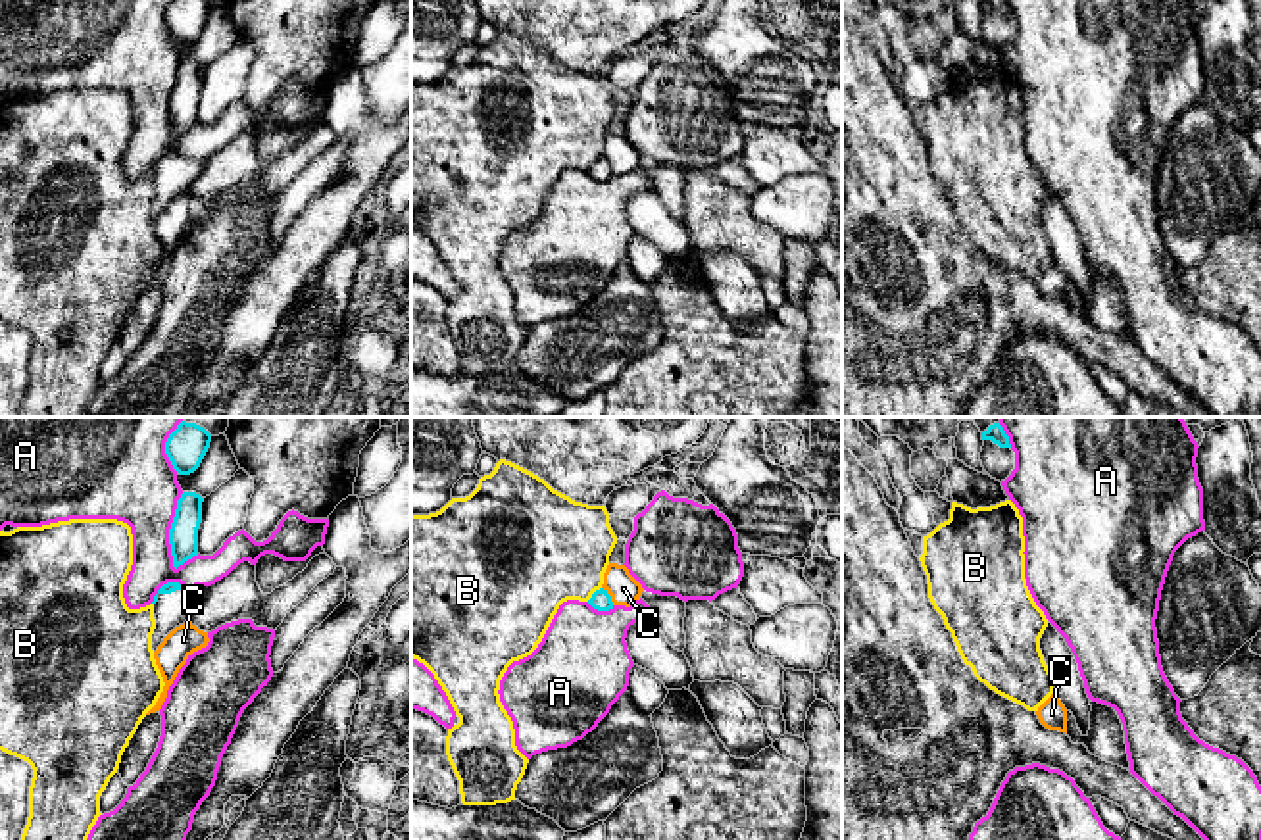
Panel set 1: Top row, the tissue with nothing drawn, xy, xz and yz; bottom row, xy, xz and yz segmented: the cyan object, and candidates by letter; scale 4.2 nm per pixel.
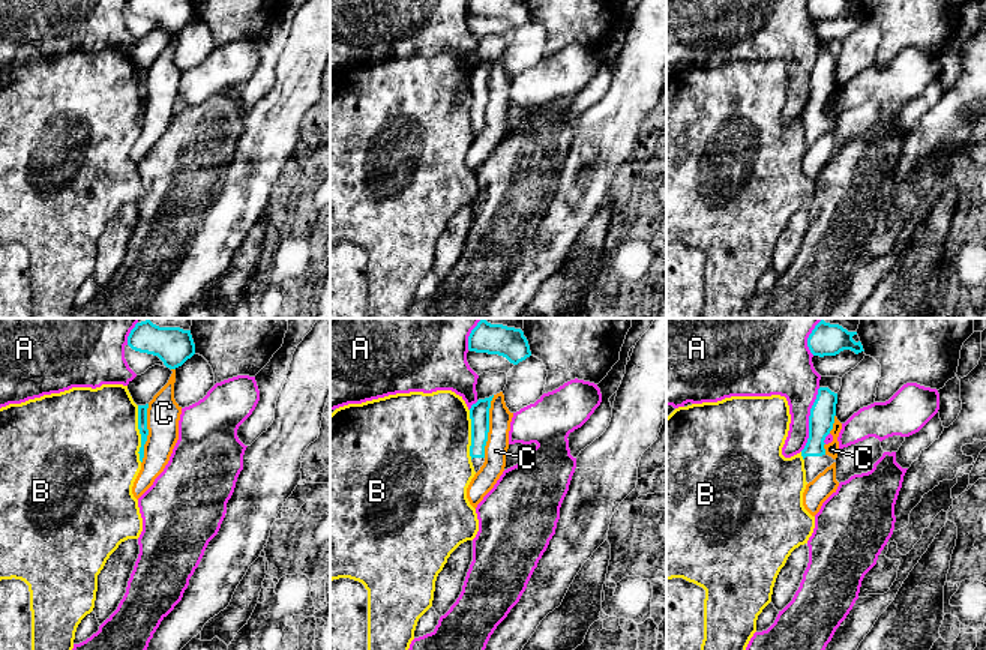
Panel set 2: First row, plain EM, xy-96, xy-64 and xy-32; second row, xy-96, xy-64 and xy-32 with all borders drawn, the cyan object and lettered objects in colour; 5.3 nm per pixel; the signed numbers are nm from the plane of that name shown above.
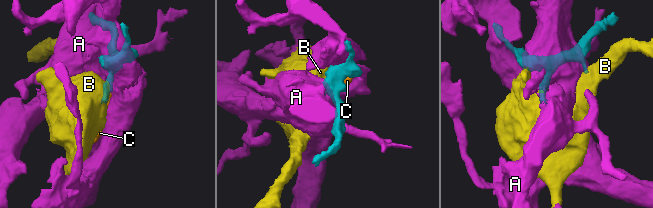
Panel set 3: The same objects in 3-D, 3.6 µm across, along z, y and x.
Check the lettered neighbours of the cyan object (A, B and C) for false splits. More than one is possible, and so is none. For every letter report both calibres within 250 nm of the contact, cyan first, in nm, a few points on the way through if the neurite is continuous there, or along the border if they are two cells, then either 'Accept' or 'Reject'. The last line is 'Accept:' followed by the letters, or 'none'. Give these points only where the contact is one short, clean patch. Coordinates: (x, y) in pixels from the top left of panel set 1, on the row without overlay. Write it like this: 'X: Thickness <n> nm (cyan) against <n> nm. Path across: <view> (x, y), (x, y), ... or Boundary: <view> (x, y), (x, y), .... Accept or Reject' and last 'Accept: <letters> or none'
A: Thickness 130 nm (cyan) against 340 nm. Reject
B: Thickness 90 nm (cyan) against 440 nm. Boundary: xz (600, 156), (587, 170). Reject
C: Thickness 90 nm (cyan) against 130 nm. Reject
Accept: none

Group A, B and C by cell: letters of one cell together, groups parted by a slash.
A / B / C

